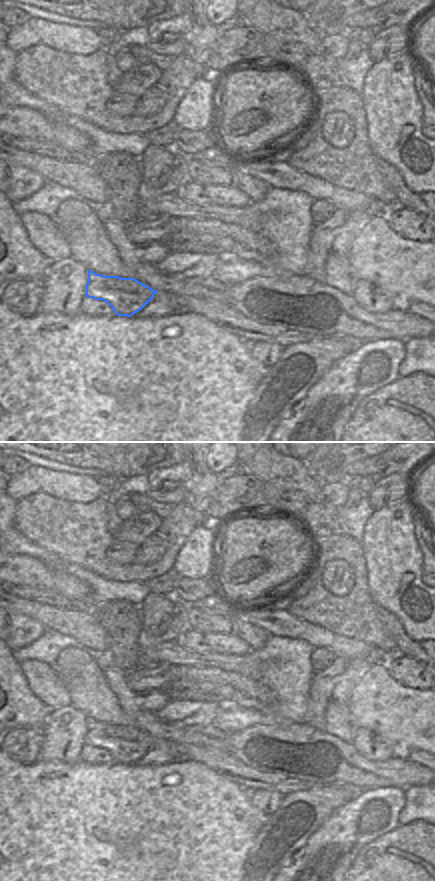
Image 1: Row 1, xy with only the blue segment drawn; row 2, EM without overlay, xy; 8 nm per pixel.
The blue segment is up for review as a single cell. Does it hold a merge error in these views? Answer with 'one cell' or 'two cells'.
two cells

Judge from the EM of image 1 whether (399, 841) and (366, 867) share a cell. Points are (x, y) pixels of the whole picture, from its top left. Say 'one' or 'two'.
one

